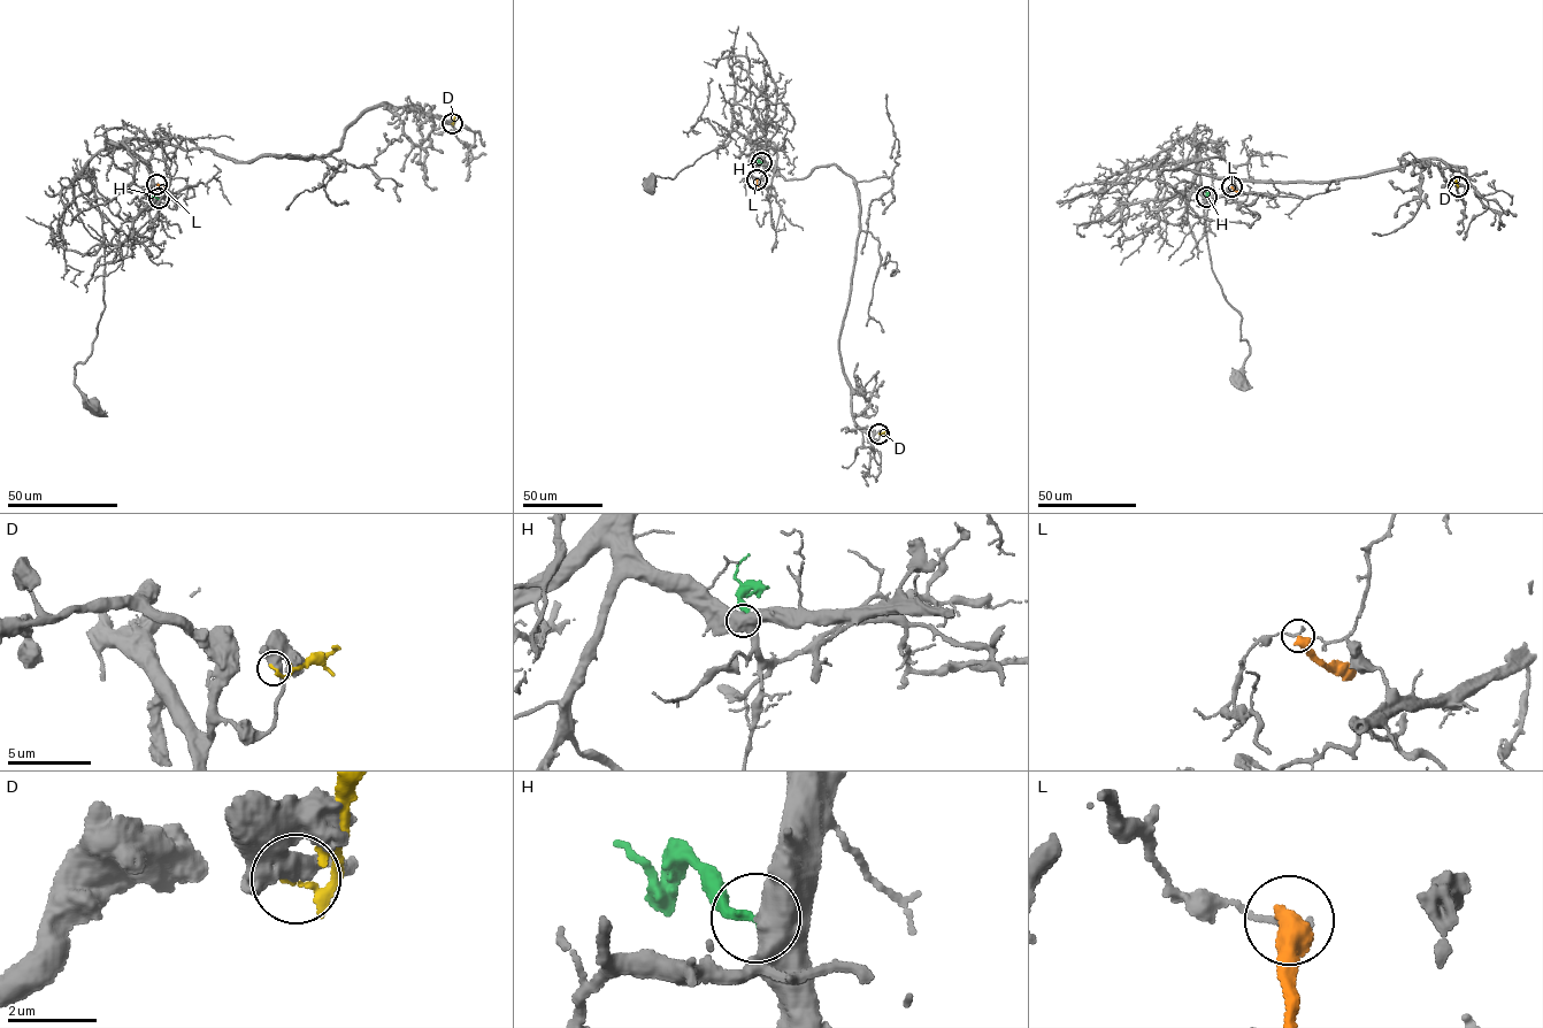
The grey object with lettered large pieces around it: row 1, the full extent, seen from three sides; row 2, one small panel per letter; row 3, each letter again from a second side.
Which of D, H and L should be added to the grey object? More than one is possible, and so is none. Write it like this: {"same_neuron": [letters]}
{"same_neuron": ["H"]}

